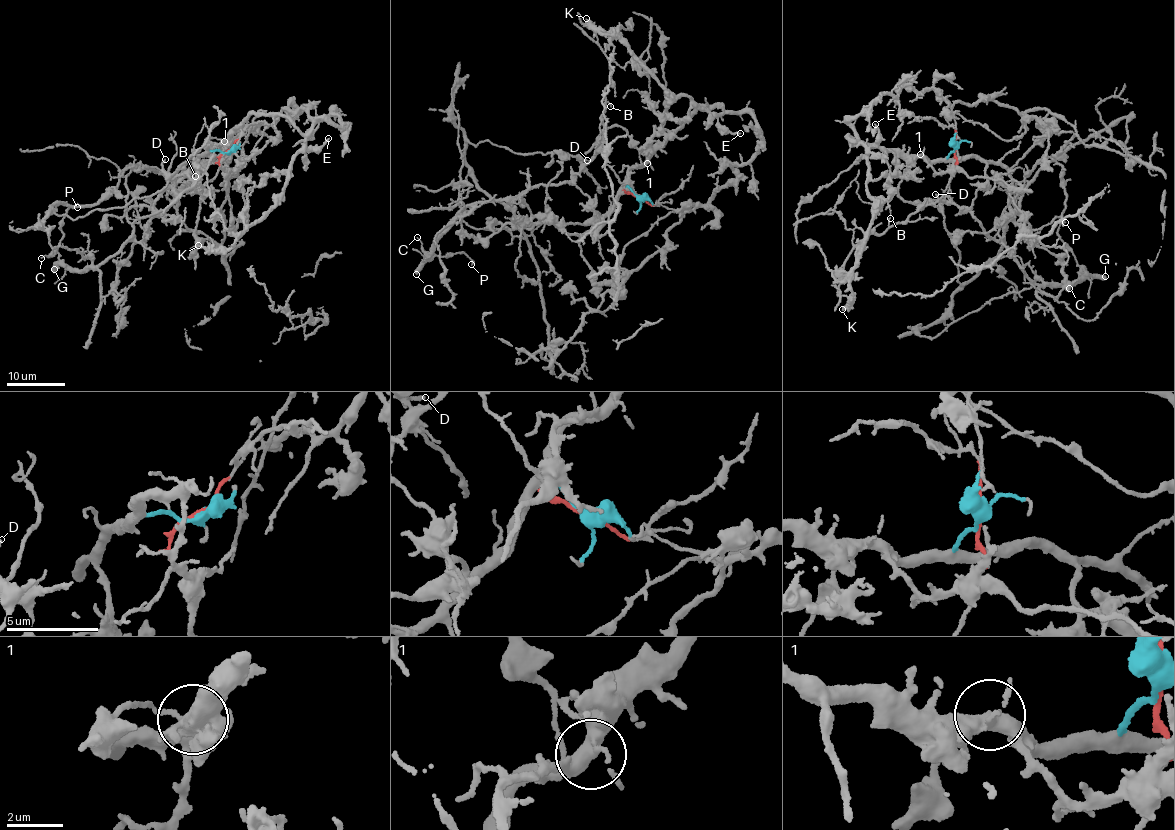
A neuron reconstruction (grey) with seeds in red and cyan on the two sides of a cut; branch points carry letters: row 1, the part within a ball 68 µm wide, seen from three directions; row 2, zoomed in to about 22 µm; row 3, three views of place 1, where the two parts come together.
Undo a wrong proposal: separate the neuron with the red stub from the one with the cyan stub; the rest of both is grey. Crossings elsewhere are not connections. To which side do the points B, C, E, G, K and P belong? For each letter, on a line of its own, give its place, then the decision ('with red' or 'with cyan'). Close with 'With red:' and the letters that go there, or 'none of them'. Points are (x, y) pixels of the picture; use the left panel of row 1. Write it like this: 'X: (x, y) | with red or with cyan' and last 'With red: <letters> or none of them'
B: (195, 176) | with red
C: (41, 258) | with red
E: (328, 138) | with cyan
G: (54, 269) | with red
K: (198, 245) | with cyan
P: (77, 207) | with red
With red: B, C, G, P

